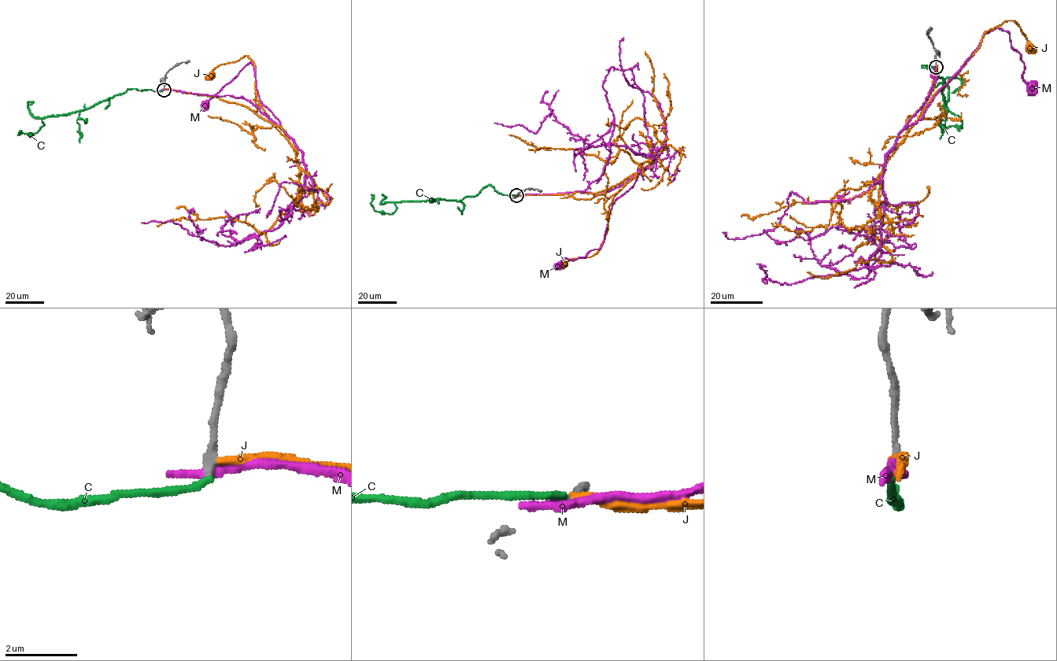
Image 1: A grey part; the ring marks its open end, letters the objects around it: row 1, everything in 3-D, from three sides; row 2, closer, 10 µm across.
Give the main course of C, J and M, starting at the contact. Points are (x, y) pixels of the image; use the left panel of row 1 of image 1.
C: (164, 90), (128, 89), (82, 110), (43, 118), (43, 125), (35, 133), (19, 132)
J: (164, 89), (242, 104), (279, 127), (284, 134), (256, 99), (254, 65), (247, 56), (217, 65), (210, 77)
M: (164, 90), (244, 97), (286, 134), (279, 120), (260, 101), (251, 60), (206, 105)

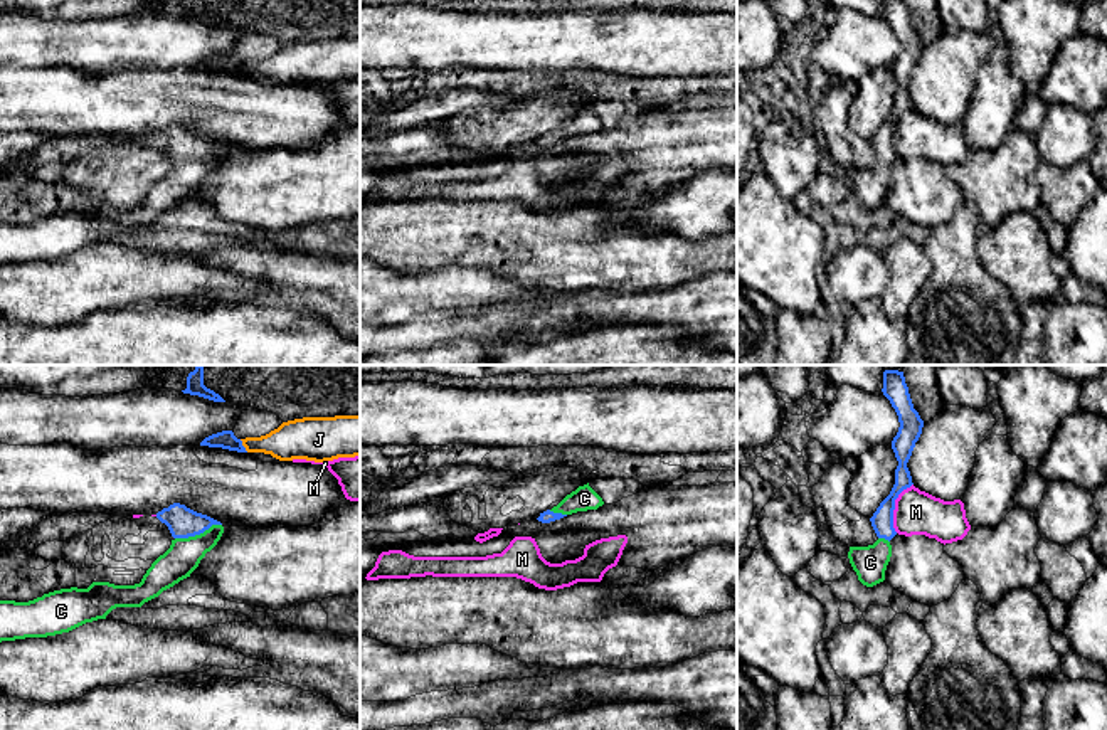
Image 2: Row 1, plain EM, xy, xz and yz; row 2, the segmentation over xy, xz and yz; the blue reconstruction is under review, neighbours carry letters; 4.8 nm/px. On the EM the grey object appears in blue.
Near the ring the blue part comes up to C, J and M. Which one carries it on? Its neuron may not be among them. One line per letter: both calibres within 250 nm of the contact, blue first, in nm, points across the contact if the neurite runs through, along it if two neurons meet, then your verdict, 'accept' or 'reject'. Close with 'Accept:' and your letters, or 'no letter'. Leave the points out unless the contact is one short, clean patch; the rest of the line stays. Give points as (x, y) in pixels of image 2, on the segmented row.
C: 150/160 nm | across xy (182, 522), (197, 534), (184, 555) | accept
J: 90/190 nm | along xy (239, 439), (248, 451) | reject
M: 110/220 nm | along yz (912, 483), (895, 500), (895, 532) | reject
Accept: C

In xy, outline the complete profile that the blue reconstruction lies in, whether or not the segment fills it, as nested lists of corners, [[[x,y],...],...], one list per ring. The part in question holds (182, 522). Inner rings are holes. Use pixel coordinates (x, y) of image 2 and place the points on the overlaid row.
[[[180,503],[163,508],[156,518],[168,526],[173,540],[140,584],[93,582],[87,589],[61,589],[29,602],[0,600],[0,643],[56,636],[106,619],[116,607],[141,607],[190,577],[224,533],[220,521]]]

